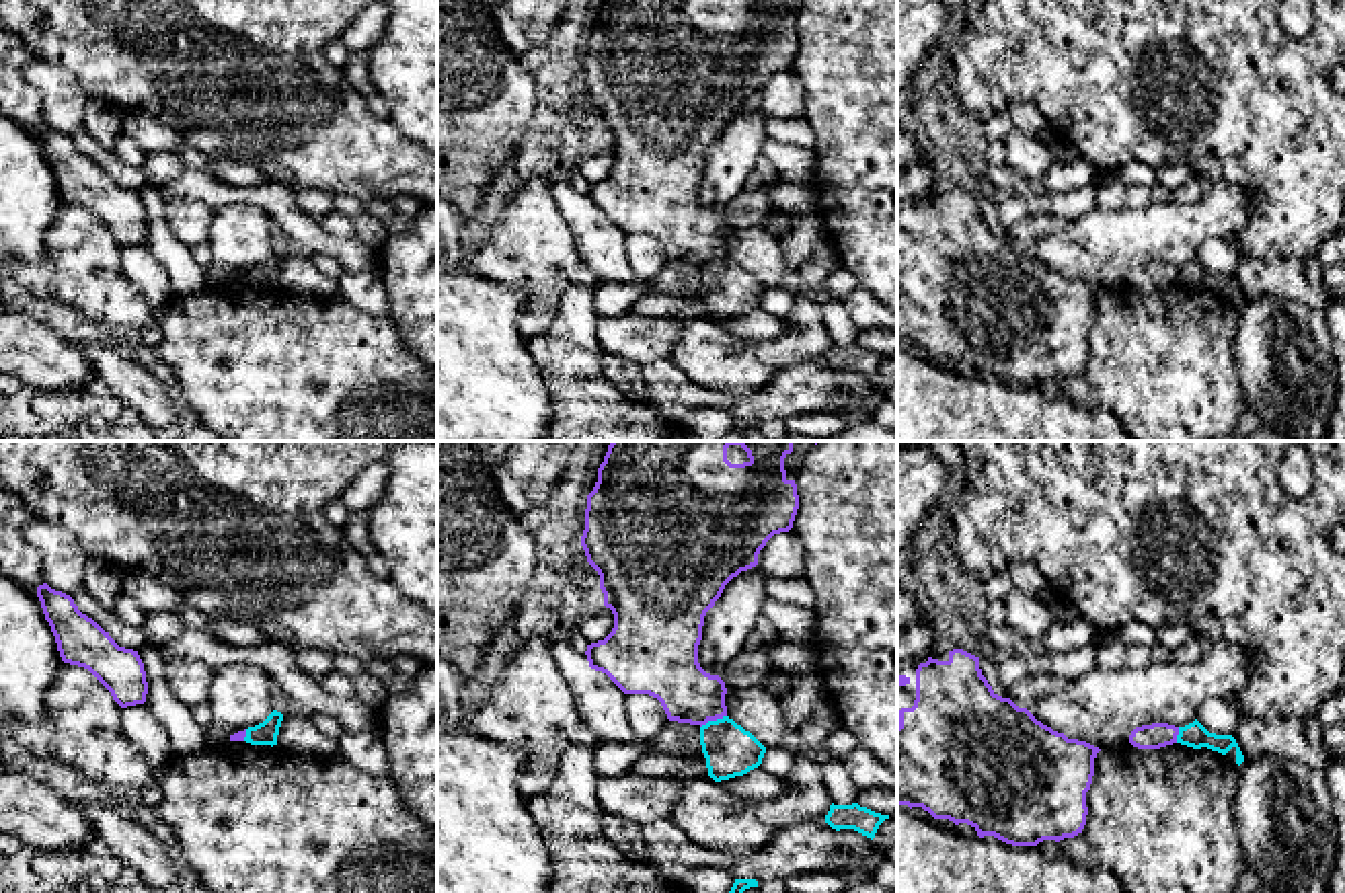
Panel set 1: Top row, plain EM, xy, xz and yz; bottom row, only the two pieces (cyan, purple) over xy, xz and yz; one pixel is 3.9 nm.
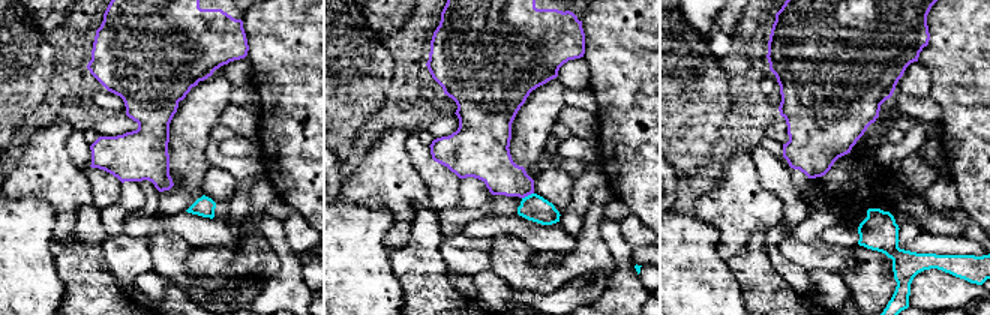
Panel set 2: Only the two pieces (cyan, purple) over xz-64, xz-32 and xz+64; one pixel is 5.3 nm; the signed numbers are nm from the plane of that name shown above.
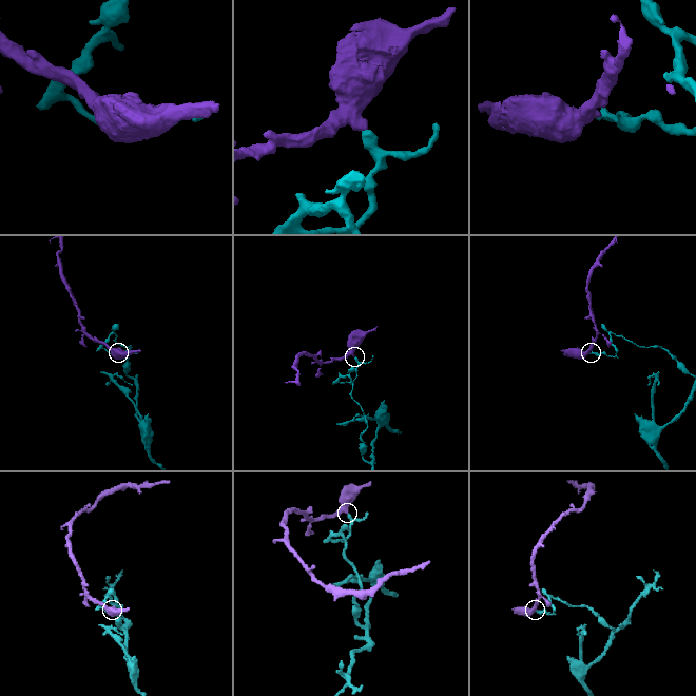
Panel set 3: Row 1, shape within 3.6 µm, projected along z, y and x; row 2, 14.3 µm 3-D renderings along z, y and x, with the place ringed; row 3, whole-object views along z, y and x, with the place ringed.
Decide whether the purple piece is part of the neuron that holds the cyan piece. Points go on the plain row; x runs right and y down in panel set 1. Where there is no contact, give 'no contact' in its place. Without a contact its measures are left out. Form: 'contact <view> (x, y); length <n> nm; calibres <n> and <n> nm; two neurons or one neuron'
contact xz (713, 261); length 120 nm; calibres 200 and 220 nm; two neurons

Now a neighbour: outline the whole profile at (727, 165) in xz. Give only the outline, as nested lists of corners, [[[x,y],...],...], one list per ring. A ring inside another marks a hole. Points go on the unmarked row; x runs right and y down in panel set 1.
[[[756,105],[733,117],[704,156],[698,203],[710,216],[723,216],[743,191],[766,142],[764,111]]]

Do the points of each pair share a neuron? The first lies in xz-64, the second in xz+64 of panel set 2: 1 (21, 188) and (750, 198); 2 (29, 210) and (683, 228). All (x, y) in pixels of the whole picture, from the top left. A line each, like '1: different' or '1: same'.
1: same
2: same

